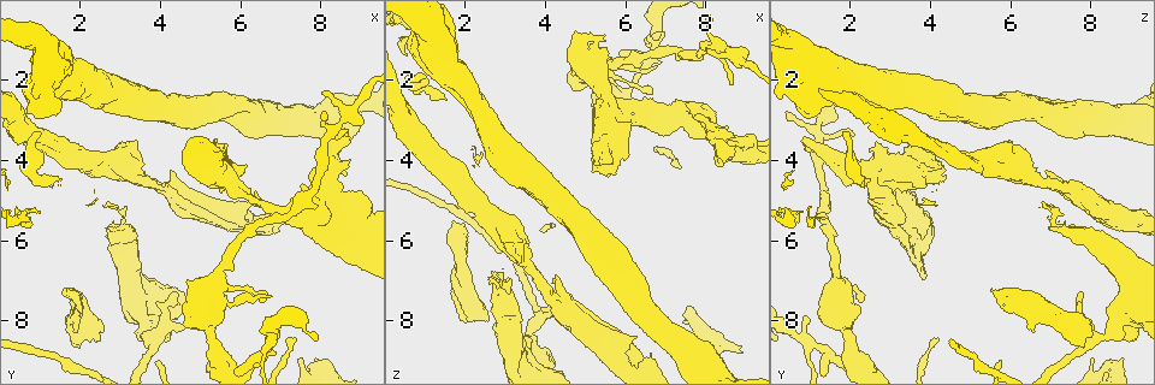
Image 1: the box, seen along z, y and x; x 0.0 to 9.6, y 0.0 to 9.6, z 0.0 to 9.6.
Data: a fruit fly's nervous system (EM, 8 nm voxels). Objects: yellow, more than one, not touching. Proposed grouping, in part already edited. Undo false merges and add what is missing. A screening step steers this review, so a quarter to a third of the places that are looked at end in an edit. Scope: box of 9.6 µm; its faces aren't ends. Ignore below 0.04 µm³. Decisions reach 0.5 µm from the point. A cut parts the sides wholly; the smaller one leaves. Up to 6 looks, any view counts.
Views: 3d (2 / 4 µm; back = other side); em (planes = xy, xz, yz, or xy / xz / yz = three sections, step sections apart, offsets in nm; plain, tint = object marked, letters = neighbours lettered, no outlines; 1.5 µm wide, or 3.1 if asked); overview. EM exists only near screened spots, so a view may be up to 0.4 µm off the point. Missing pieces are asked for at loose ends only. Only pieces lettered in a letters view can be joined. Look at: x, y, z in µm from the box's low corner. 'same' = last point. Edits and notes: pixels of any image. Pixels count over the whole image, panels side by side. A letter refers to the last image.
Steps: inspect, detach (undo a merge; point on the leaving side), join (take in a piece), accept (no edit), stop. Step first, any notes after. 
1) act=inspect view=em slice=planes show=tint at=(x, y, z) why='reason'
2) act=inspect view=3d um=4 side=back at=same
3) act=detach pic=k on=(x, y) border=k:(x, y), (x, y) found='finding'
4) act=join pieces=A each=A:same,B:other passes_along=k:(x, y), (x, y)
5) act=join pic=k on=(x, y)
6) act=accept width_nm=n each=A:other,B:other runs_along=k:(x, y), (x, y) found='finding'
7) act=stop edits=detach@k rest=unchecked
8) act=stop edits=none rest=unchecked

act=inspect view=3d um=4 side=back at=(2.10, 7.70, 5.80) why='branch stops here'

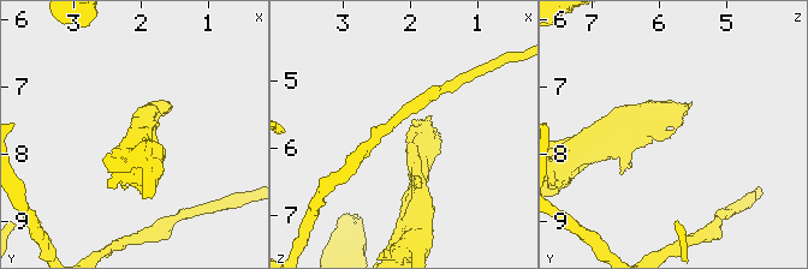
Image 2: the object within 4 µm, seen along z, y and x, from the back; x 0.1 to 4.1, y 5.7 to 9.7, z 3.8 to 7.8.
act=inspect view=em slice=xy step=8 show=letters at=(2.05, 7.75, 5.80) why='shape alone is not enough'

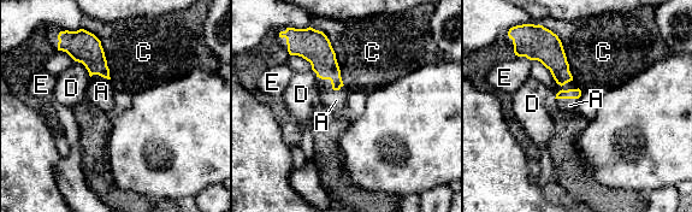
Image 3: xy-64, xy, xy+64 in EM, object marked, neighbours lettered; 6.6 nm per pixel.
act=inspect view=em slice=xz step=8 show=letters at=same

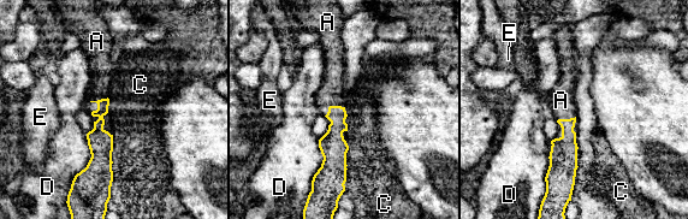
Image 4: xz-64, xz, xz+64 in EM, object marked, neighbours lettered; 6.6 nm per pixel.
act=join pieces=A each=A:same,C:other,D:other,E:other passes_along=4:(563, 157), (565, 119), (561, 100) found='it goes on there'

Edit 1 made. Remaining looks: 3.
act=inspect view=overview

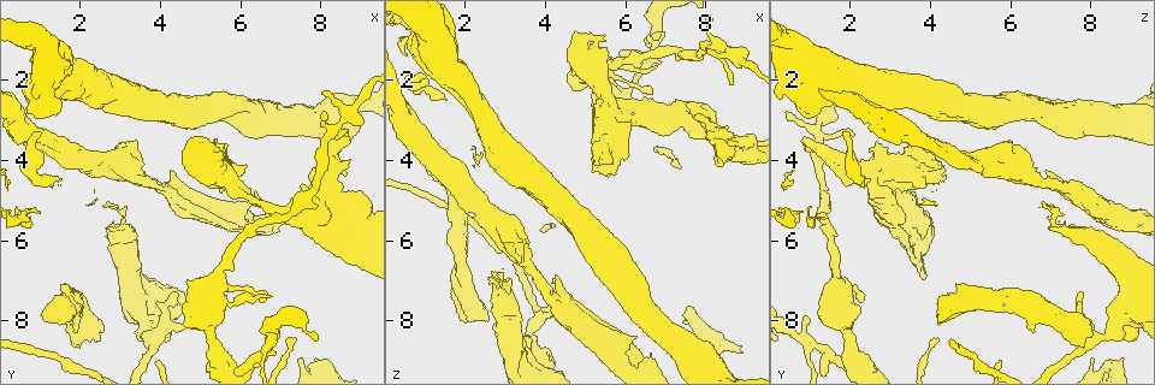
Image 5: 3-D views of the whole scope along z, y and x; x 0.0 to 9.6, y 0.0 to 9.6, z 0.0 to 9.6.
act=inspect view=em slice=planes show=letters at=(4.55, 8.15, 8.10) why='free end'

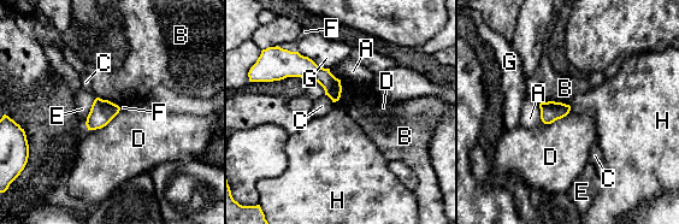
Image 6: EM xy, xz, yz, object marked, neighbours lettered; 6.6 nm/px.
act=accept each=A:other,B:other,C:other,D:other,E:other,F:other,G:other,H:other border=6:(568, 105), (571, 110) found='none of them fits'

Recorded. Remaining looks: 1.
act=stop edits=join@4 rest=unchecked

